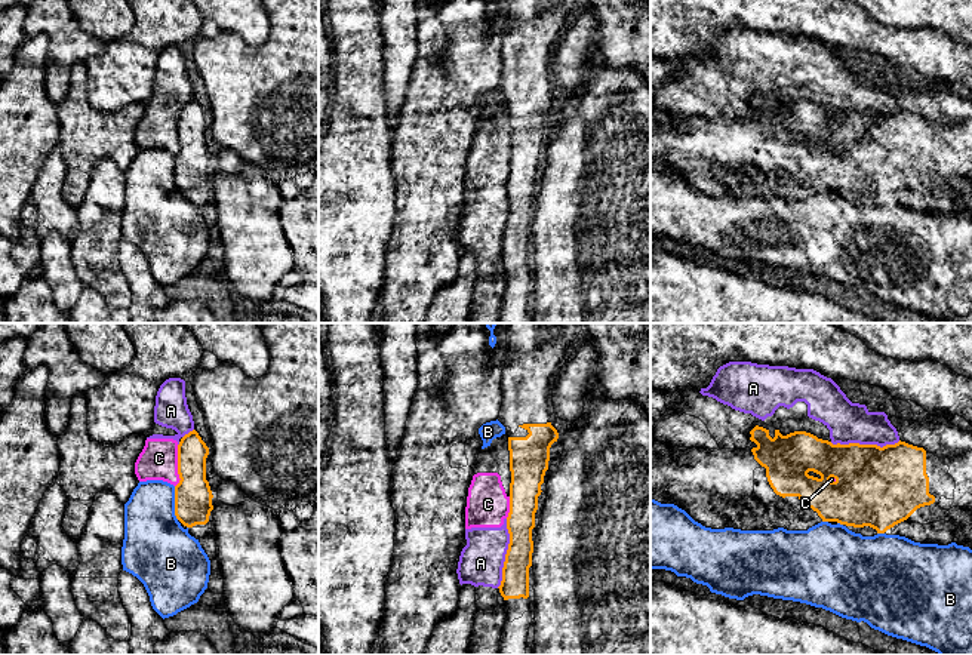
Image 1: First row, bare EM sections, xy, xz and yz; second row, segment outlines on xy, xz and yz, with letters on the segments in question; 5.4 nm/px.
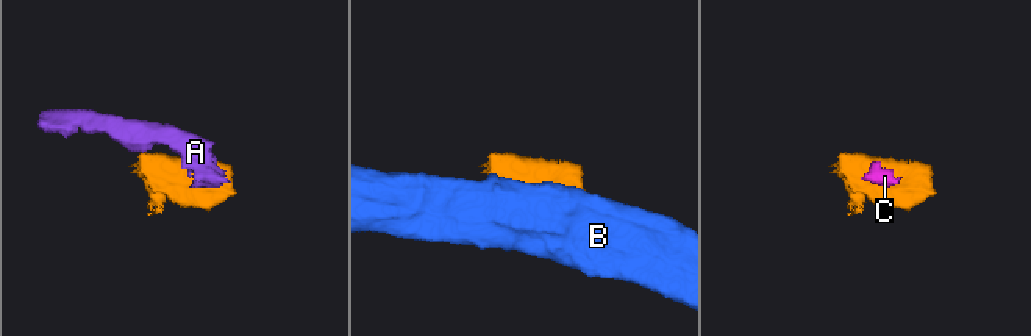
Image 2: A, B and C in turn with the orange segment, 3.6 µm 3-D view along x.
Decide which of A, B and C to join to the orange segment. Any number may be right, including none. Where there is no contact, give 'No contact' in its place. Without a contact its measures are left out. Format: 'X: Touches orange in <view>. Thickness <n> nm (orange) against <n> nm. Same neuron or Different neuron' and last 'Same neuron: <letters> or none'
A: Touches orange in xz. Thickness 150 nm (orange) against 240 nm. Different neuron
B: Touches orange in xy. Thickness 200 nm (orange) against 340 nm. Different neuron
C: Touches orange in xy. Thickness 200 nm (orange) against 200 nm. Different neuron
Same neuron: none

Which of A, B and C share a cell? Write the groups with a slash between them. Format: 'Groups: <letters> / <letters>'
Groups: A C / B

